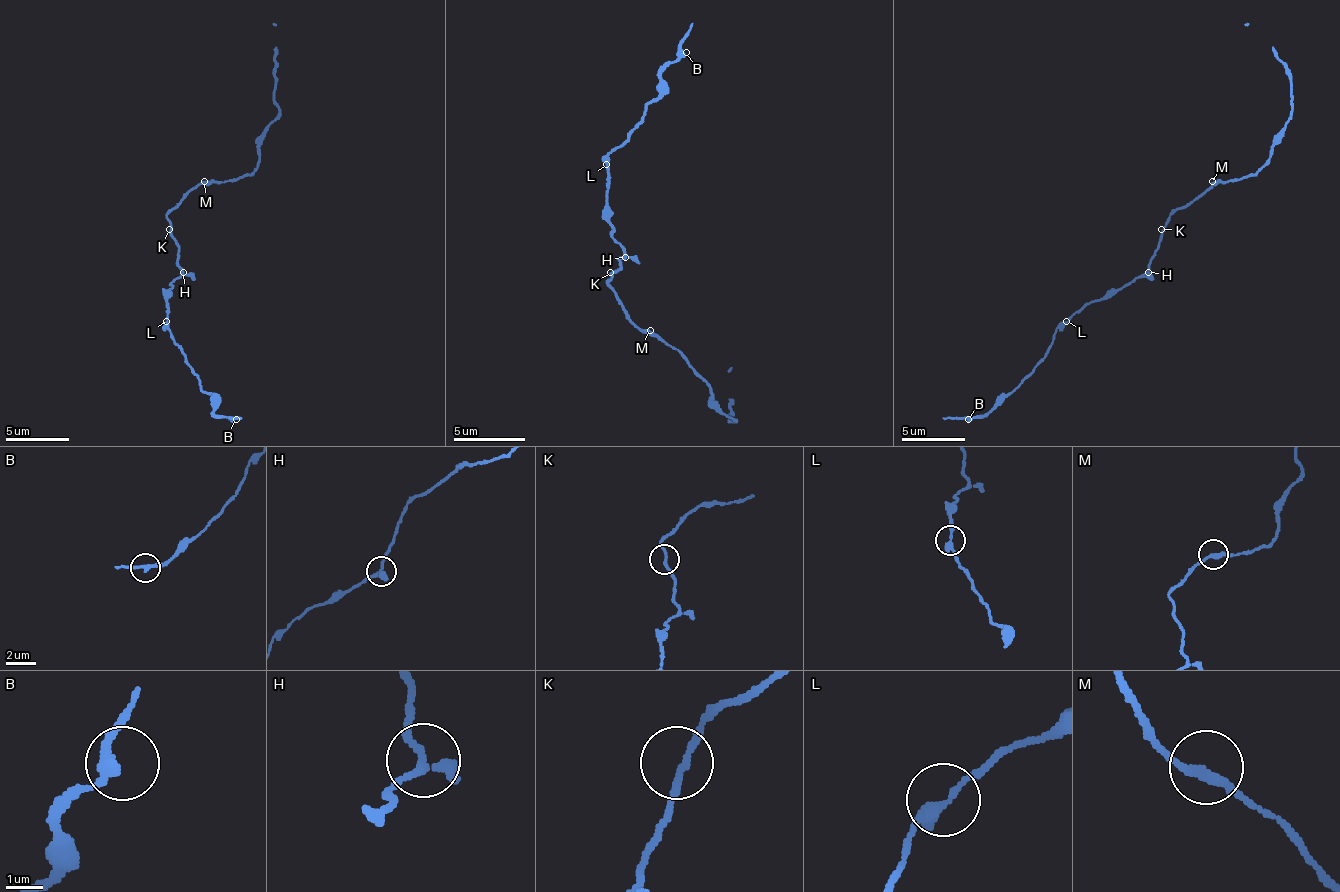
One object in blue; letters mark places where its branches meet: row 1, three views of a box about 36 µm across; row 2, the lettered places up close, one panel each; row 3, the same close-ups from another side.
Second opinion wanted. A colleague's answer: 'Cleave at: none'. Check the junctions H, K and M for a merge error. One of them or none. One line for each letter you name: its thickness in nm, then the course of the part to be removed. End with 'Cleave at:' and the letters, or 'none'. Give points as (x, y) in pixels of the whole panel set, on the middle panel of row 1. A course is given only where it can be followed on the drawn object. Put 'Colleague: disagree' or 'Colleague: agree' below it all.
Cleave at: none
Colleague: agree

